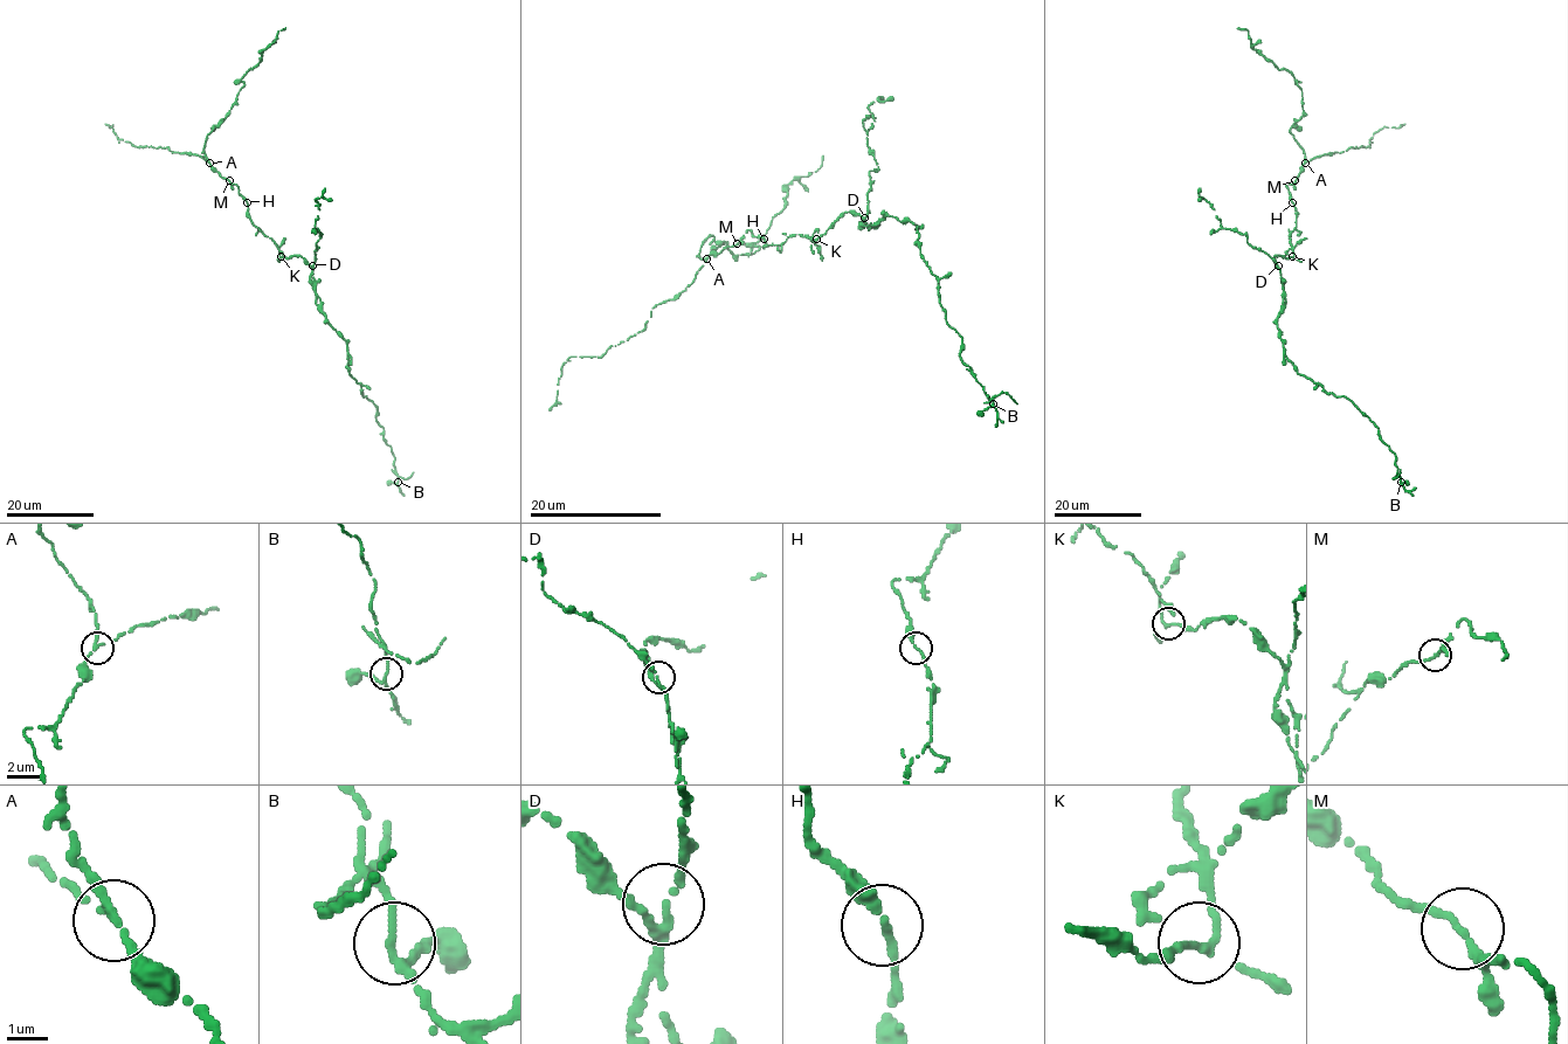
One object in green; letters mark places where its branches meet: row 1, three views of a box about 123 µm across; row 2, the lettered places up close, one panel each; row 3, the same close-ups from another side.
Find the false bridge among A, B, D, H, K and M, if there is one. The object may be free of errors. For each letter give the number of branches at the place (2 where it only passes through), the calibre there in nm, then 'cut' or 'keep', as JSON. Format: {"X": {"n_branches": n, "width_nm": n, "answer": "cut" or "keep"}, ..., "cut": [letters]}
{"A": {"n_branches": 3, "width_nm": 180, "answer": "cut"}, "B": {"n_branches": 3, "width_nm": 160, "answer": "keep"}, "D": {"n_branches": 3, "width_nm": 190, "answer": "keep"}, "H": {"n_branches": 2, "width_nm": 200, "answer": "keep"}, "K": {"n_branches": 3, "width_nm": 170, "answer": "keep"}, "M": {"n_branches": 3, "width_nm": 170, "answer": "keep"}, "cut": ["A"]}

